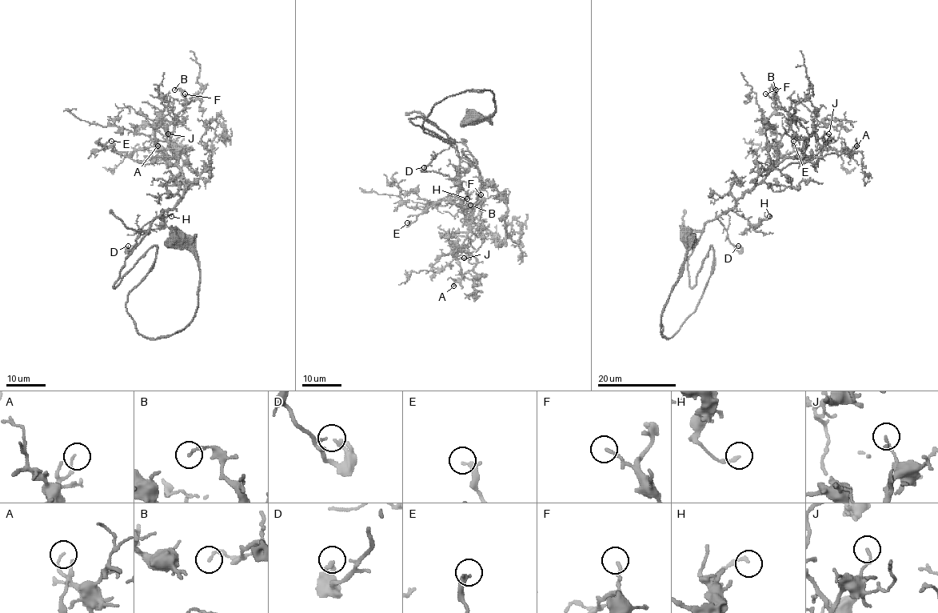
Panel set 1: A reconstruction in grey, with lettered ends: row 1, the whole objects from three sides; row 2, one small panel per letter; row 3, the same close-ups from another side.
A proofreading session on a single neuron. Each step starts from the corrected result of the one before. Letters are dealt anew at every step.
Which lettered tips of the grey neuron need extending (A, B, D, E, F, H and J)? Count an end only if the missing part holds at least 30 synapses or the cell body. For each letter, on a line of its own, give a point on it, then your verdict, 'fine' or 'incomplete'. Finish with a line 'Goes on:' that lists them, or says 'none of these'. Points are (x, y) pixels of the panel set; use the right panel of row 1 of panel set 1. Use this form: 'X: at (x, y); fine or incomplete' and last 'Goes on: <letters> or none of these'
A: at (856, 146); fine
B: at (776, 90); fine
D: at (738, 246); fine
E: at (793, 141); fine
F: at (765, 94); fine
H: at (769, 216); fine
J: at (828, 134); fine
Goes on: none of these

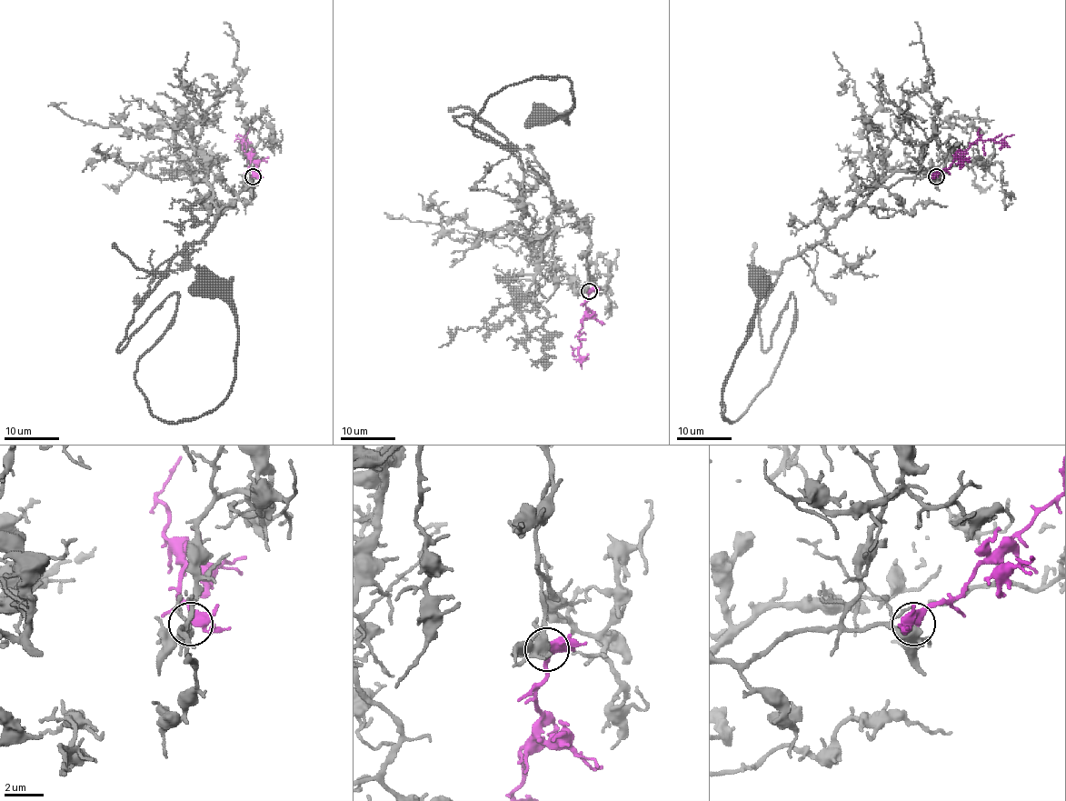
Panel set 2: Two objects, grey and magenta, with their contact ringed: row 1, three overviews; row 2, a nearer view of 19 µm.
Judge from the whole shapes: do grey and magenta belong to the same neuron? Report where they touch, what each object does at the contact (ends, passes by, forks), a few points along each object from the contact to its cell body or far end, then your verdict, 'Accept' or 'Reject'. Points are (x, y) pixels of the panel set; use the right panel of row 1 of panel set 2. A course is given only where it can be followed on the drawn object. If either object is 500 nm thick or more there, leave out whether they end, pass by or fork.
Place: (936, 176). At the ring grey forks. At the ring magenta forks. Course of grey: (936, 177), (862, 191), (782, 265), (763, 350), (791, 293), (794, 326), (731, 422), (721, 394), (763, 284). Course of magenta: (936, 175), (977, 140), (993, 139), (999, 142), (1014, 135). Accept

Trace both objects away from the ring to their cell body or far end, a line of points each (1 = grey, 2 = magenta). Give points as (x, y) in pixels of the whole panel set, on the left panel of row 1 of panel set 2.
1: (252, 177), (117, 350), (177, 295), (135, 375), (172, 422), (213, 410), (234, 375), (237, 317), (207, 284)
2: (252, 175), (251, 156), (245, 151), (244, 139), (243, 142), (245, 135)

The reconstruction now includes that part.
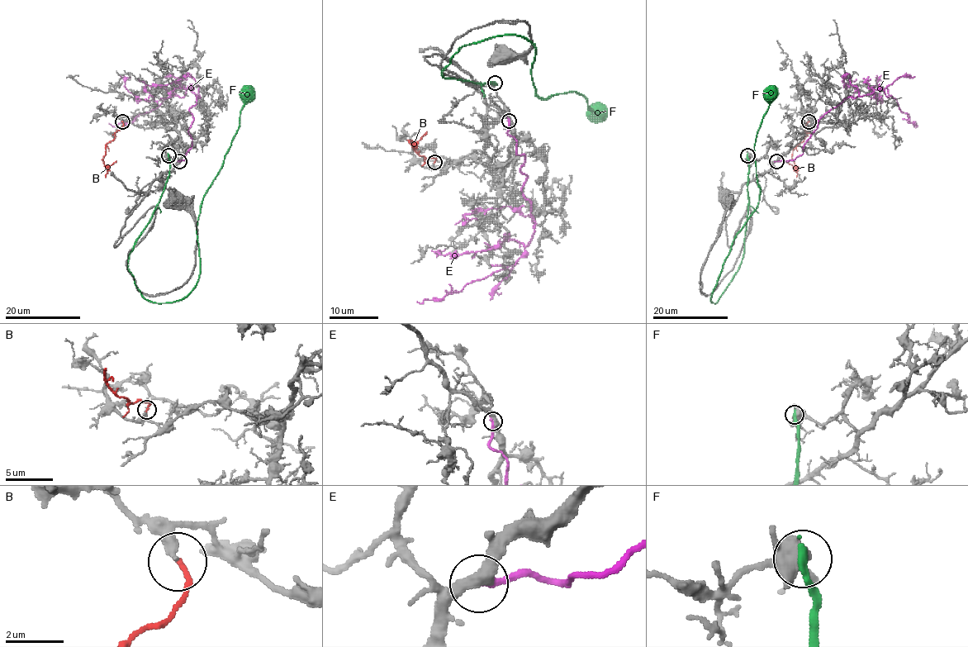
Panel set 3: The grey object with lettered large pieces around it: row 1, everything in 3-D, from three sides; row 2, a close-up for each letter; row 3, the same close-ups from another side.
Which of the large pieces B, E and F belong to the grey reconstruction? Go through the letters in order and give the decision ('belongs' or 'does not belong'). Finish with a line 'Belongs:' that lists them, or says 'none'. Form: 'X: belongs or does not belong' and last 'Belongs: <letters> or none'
B: does not belong
E: does not belong
F: does not belong
Belongs: none

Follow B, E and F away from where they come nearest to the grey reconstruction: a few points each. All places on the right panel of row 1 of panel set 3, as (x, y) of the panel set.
B: (809, 122), (805, 126), (807, 136), (792, 151), (794, 164), (792, 166), (785, 160)
E: (776, 161), (800, 155), (818, 121), (844, 99), (870, 95), (875, 89), (894, 97), (915, 126), (915, 123)
F: (747, 155), (745, 252), (713, 303), (724, 259), (756, 206), (754, 147), (773, 85)

